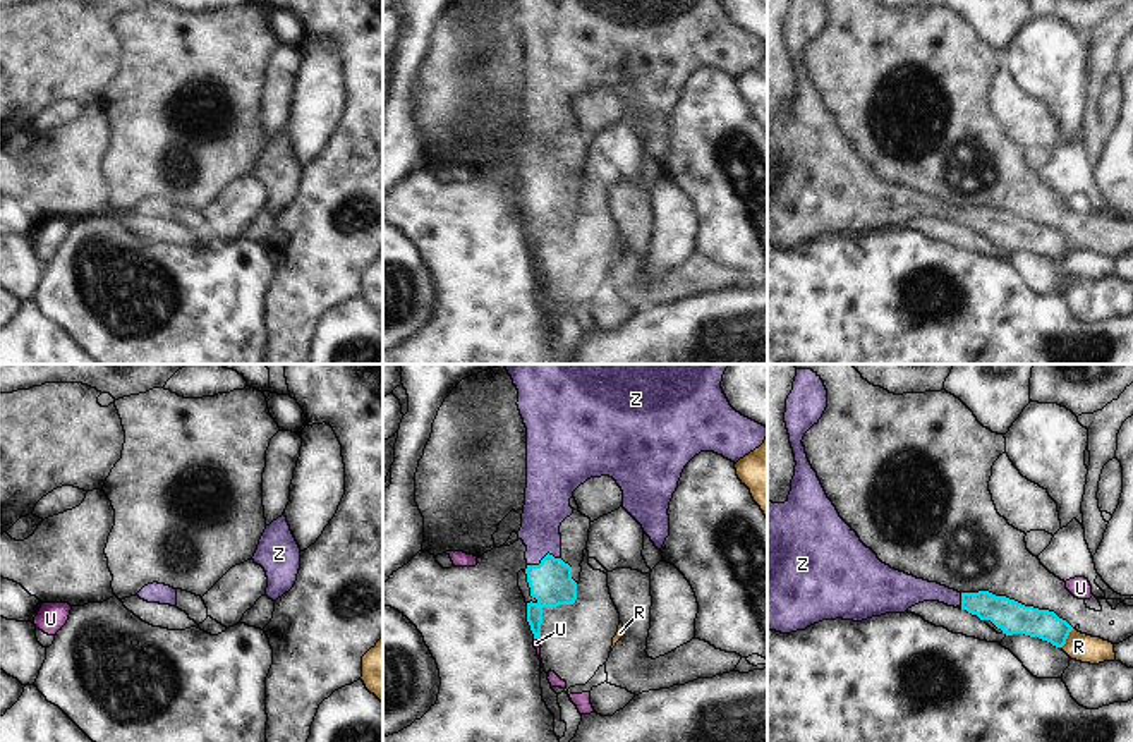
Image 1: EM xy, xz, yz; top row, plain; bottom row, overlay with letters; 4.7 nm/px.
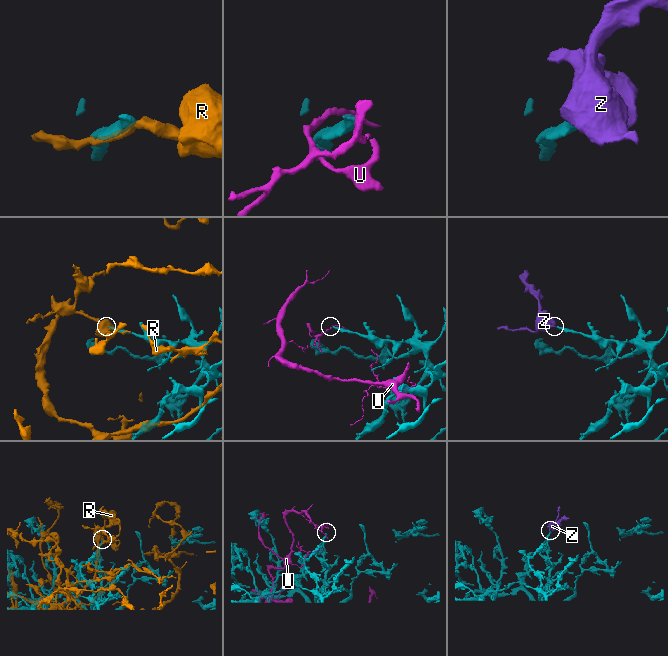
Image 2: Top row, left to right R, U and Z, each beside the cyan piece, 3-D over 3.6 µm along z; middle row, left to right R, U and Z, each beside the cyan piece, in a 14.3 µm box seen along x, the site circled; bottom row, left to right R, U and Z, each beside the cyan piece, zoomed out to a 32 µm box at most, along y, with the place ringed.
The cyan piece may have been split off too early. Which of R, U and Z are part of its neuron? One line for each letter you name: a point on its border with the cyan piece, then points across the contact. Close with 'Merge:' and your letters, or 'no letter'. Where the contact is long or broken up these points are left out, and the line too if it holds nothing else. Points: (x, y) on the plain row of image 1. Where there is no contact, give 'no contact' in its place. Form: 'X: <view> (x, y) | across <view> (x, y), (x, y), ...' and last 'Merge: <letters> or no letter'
Z: xz (543, 174) | across xz (551, 200), (543, 174), (543, 127), (546, 121)
Merge: Z

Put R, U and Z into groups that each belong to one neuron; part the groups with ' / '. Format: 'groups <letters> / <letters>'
groups R / U / Z

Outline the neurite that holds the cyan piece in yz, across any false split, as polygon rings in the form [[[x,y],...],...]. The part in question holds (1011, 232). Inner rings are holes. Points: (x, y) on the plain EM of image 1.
[[[793,0],[786,14],[797,81],[788,115],[767,117],[767,244],[791,249],[822,235],[862,237],[939,216],[991,235],[1006,251],[1025,249],[1063,263],[1073,242],[1054,227],[917,194],[882,179],[860,156],[827,113],[802,58],[826,22],[824,0]]]

